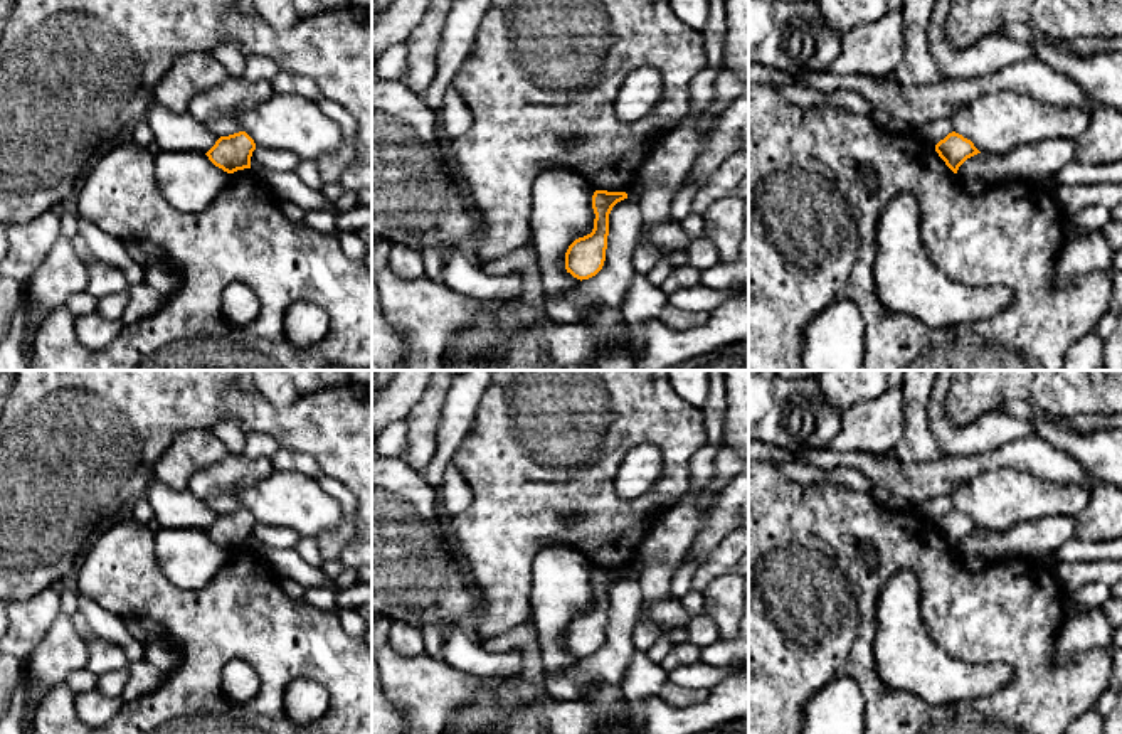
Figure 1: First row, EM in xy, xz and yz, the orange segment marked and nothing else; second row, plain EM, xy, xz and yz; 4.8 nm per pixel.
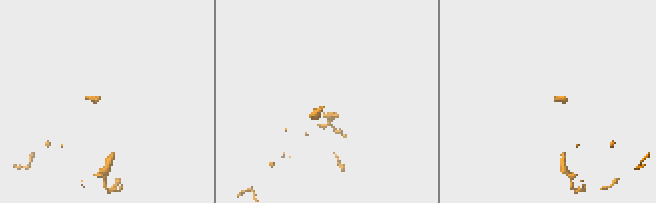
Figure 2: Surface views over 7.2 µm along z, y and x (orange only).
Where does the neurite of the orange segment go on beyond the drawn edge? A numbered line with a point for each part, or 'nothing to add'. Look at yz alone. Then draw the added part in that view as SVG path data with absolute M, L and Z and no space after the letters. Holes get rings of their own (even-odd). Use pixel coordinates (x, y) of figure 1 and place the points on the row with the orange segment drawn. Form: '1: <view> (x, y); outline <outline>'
nothing to add

